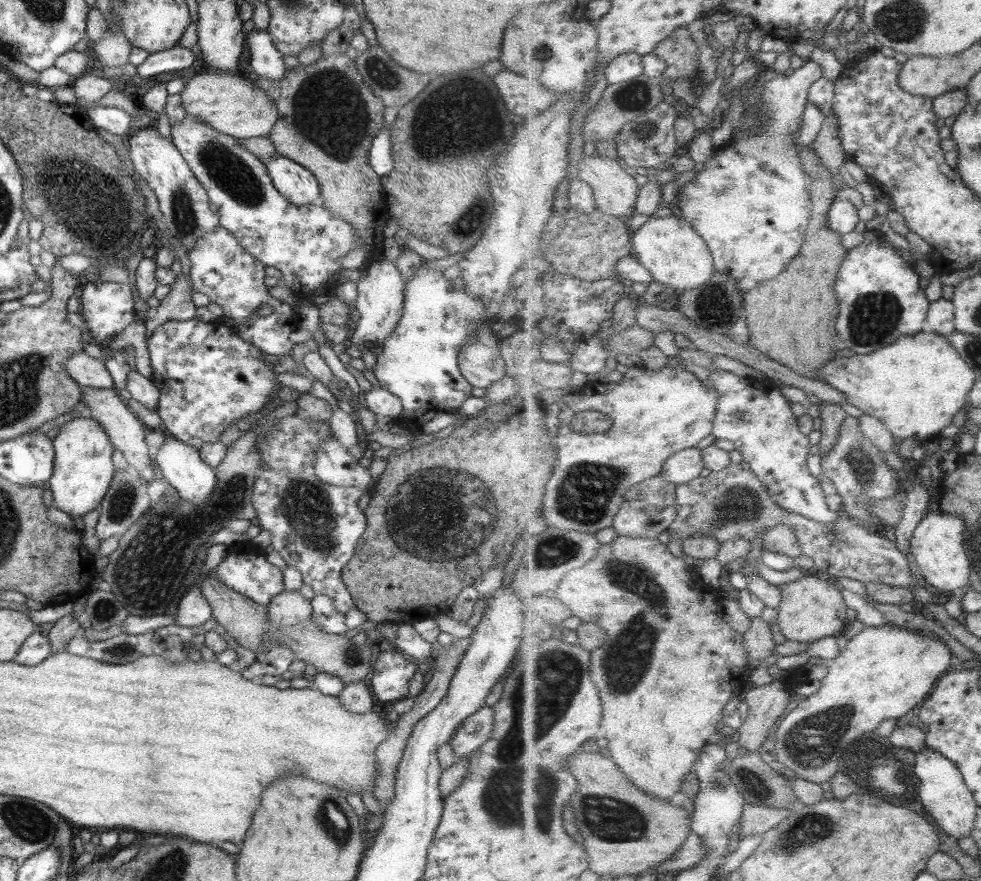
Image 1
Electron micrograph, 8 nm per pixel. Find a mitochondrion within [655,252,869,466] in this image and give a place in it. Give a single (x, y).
(711, 305)

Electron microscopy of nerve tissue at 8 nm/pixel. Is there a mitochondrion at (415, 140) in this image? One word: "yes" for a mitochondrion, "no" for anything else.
yes

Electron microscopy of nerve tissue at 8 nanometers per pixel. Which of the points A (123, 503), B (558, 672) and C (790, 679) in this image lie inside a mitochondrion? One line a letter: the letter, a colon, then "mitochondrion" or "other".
A: mitochondrion
B: mitochondrion
C: other

